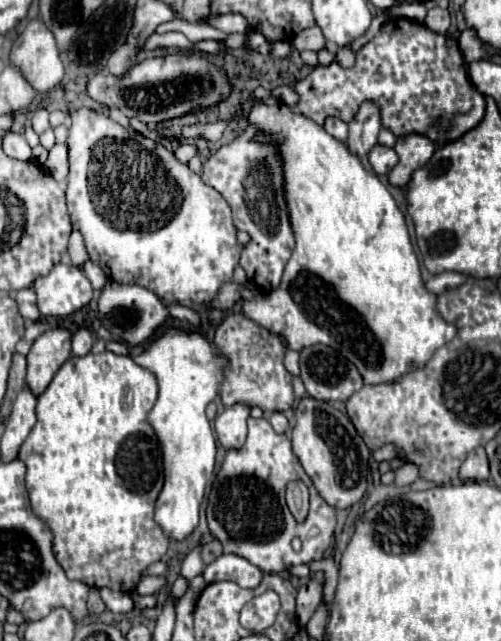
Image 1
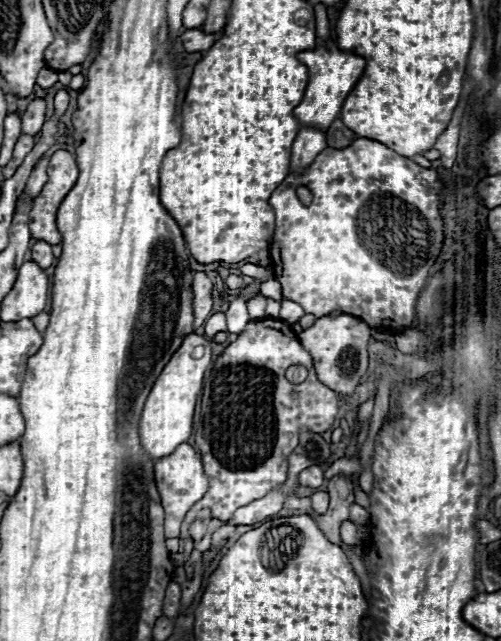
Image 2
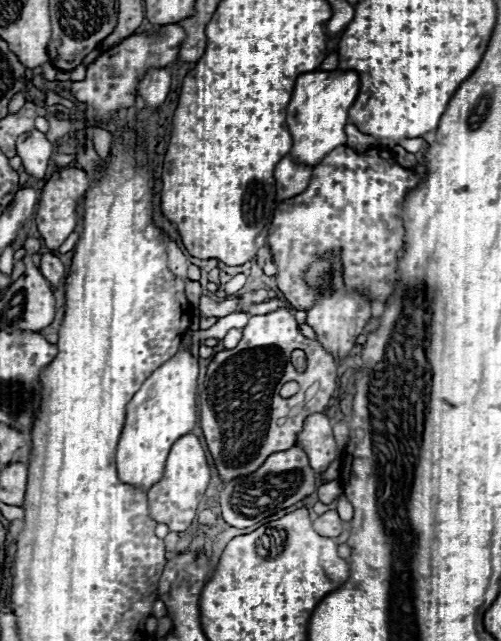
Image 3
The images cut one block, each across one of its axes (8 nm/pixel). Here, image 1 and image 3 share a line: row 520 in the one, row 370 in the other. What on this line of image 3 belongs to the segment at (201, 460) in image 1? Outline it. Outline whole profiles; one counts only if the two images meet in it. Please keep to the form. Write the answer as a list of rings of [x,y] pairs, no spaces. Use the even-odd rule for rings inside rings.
[[[180,346],[178,354],[154,370],[138,394],[134,394],[128,404],[126,424],[116,452],[118,478],[122,482],[140,490],[150,490],[162,480],[164,464],[172,444],[180,436],[188,434],[196,424],[196,378],[198,360],[192,358],[188,348]]]

